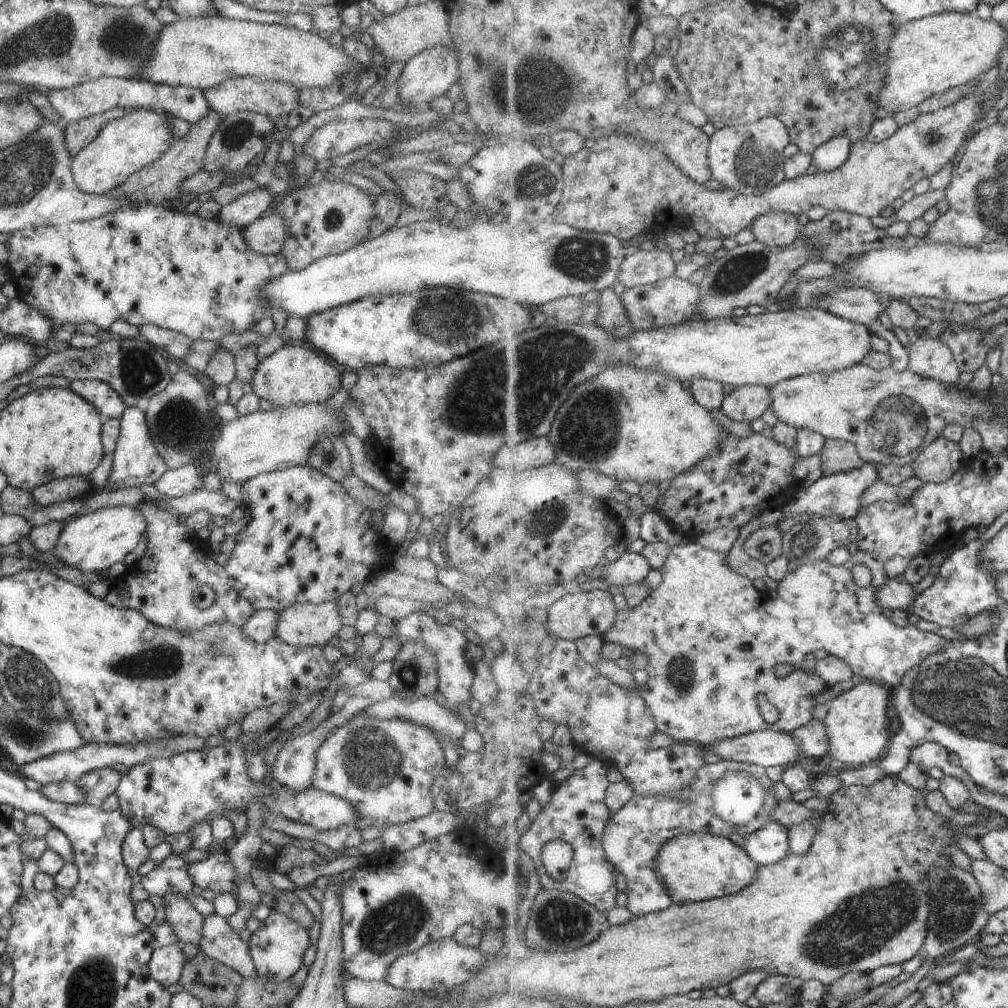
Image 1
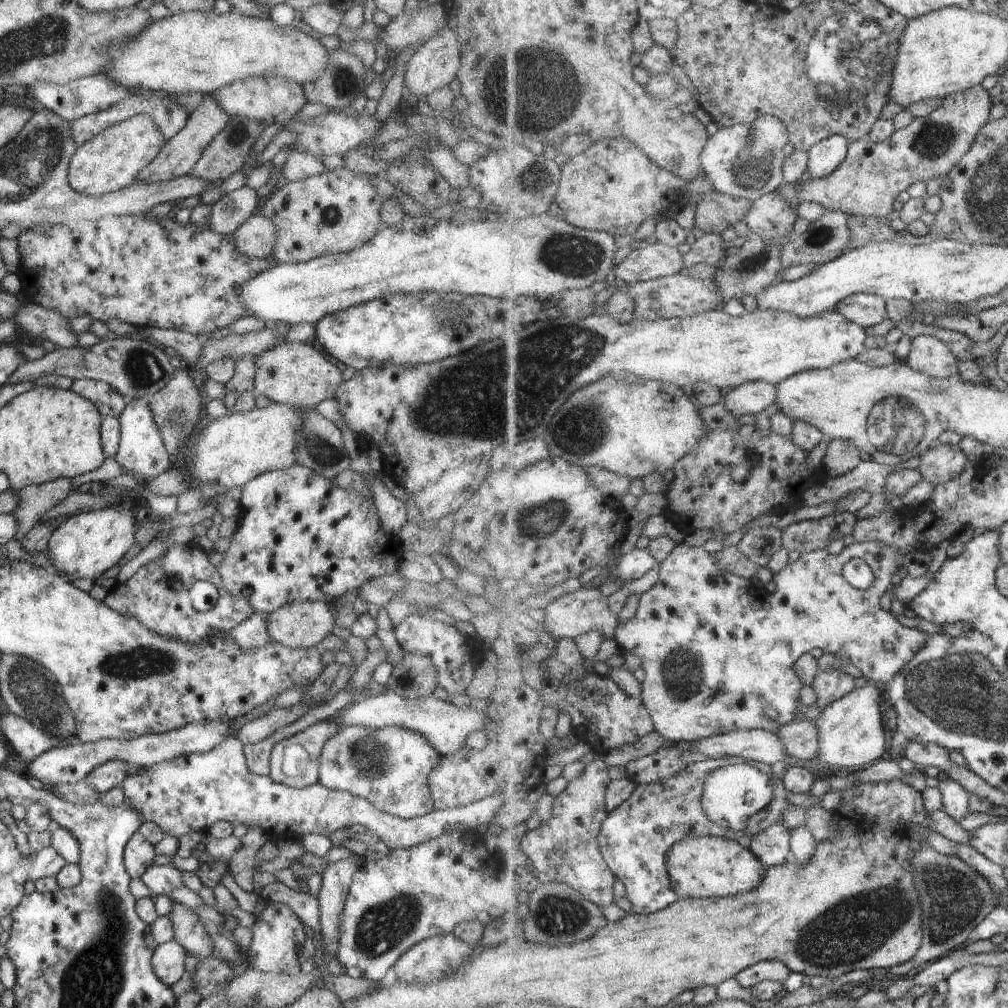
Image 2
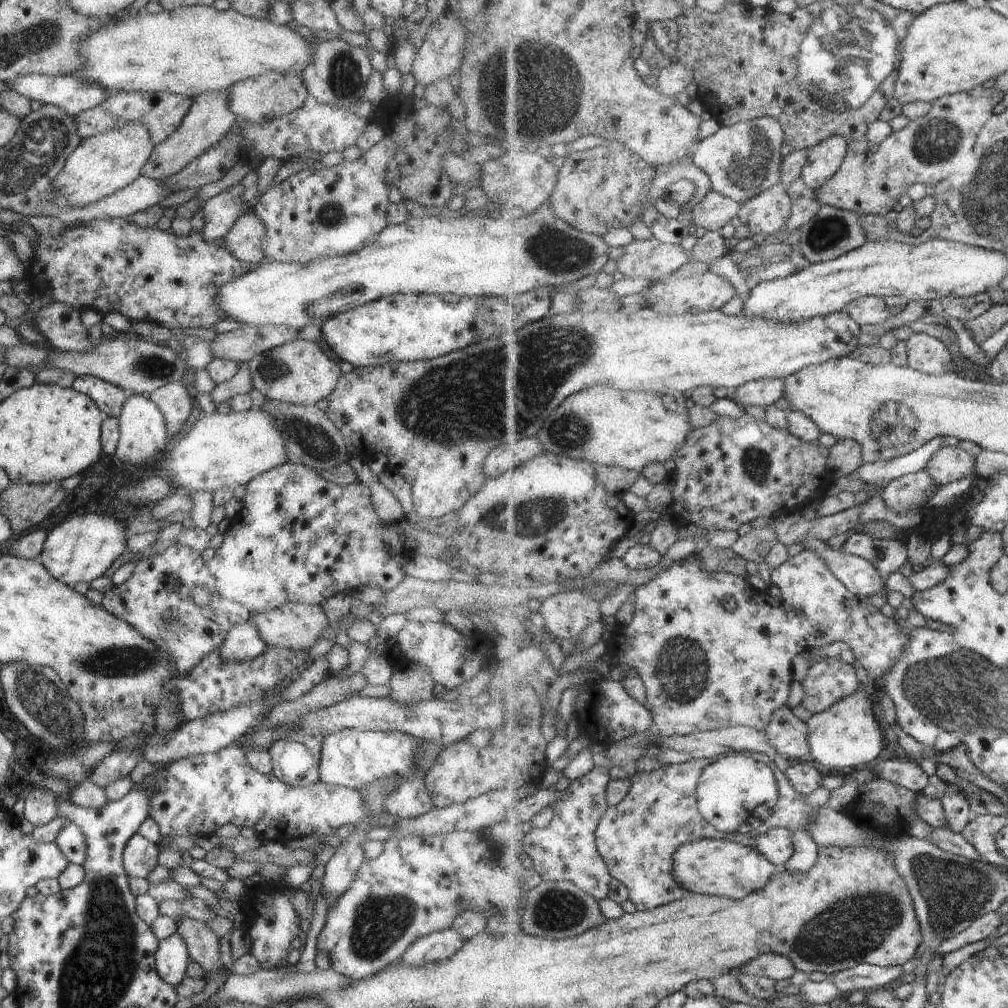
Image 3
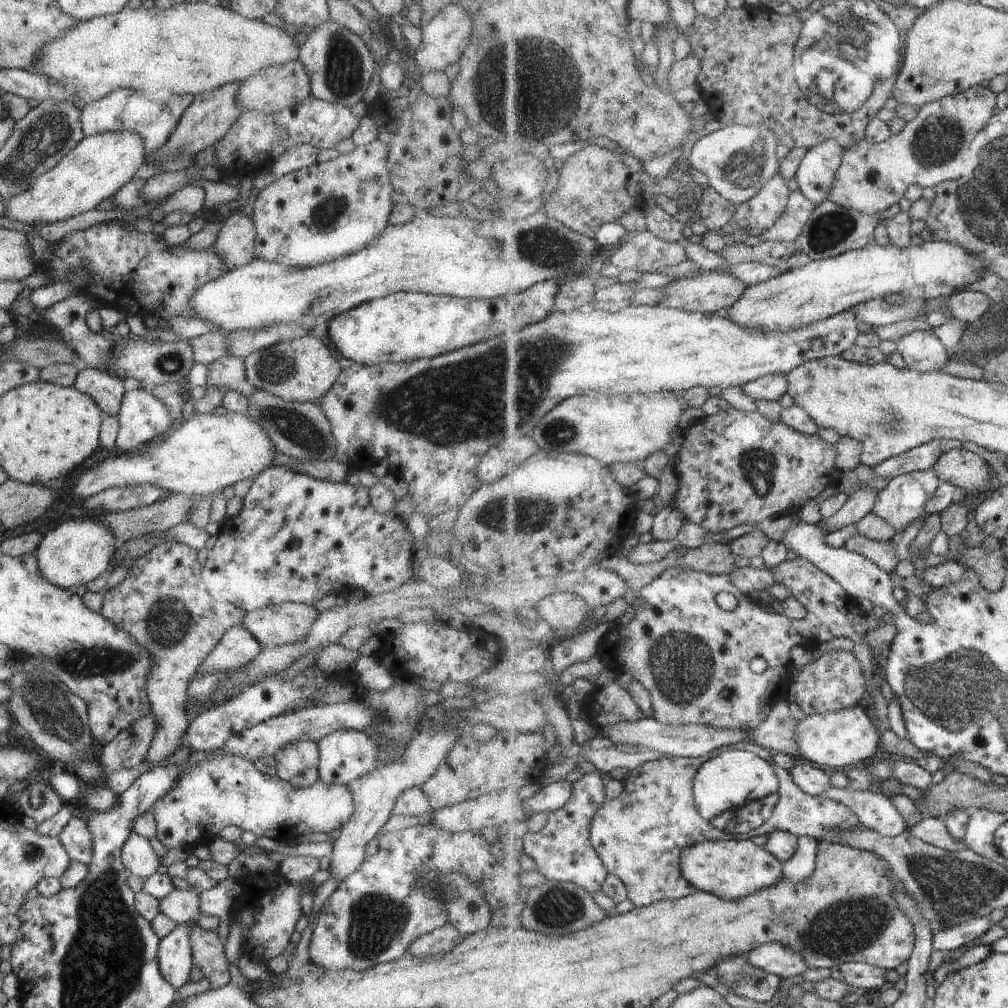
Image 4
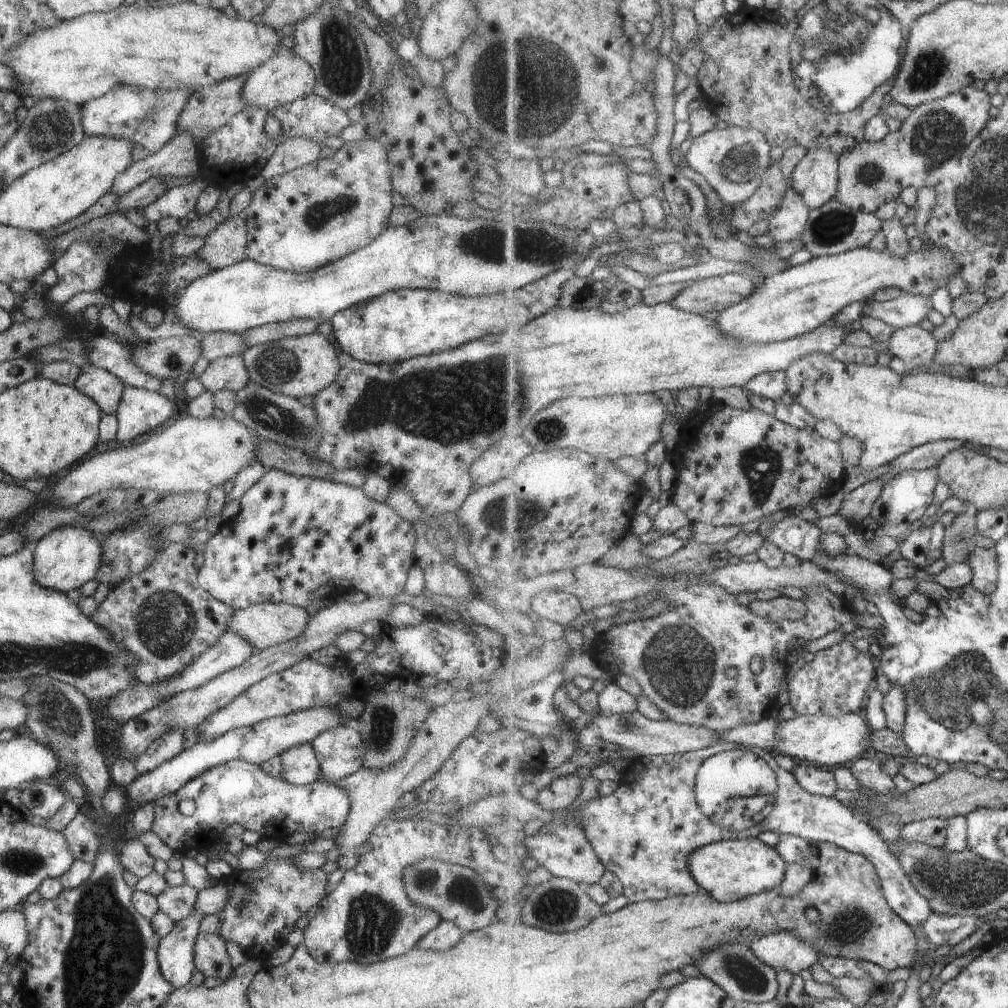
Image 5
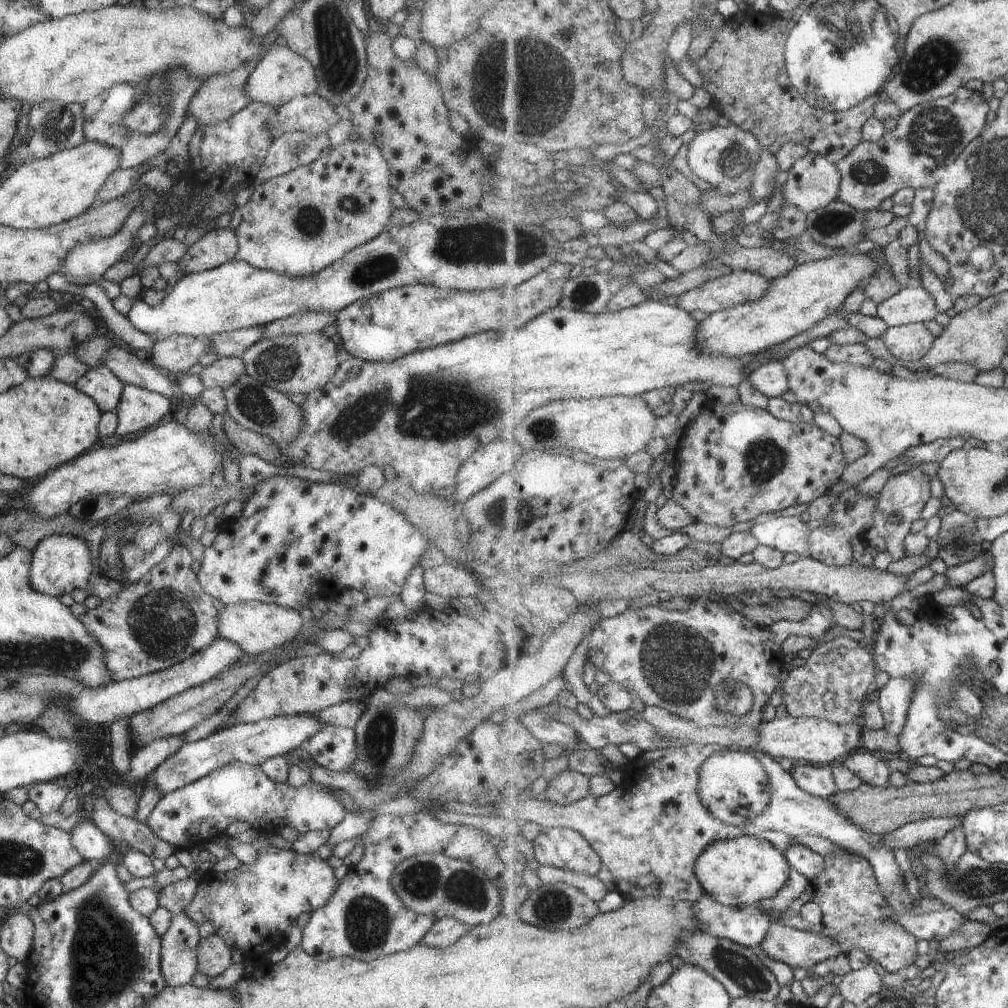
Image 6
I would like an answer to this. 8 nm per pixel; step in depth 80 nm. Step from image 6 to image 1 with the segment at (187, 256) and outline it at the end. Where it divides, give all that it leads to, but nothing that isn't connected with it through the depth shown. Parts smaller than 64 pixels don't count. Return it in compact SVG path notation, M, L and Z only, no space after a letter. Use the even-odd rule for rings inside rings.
M273 210L257 217L242 229L245 244L257 254L279 253L284 243L286 222Z

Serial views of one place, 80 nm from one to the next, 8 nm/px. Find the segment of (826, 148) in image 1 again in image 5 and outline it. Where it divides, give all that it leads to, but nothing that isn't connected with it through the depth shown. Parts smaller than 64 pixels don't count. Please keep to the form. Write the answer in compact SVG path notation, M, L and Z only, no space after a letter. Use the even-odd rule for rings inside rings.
M825 147L808 151L791 179L807 206L819 208L836 198L840 187L840 157Z

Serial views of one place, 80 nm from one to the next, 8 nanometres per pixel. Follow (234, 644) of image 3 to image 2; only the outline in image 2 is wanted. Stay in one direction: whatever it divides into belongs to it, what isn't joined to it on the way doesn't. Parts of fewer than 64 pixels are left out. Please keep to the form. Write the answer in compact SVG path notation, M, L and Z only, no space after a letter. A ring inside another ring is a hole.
M253 611L245 620L229 631L241 650L256 649L270 640L266 631L266 614Z

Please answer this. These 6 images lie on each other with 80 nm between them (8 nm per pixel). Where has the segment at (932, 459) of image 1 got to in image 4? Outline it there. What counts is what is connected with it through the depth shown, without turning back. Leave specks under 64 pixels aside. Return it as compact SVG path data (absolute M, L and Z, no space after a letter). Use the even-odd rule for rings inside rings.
M964 447L944 452L933 471L943 483L964 488L967 493L985 491L991 467L973 451Z

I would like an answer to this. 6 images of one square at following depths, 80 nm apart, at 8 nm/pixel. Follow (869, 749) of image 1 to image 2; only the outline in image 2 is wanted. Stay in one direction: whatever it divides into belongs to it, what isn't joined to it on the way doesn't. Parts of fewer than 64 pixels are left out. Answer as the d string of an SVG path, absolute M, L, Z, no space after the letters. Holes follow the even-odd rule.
M874 684L855 687L822 710L816 725L820 736L819 759L834 768L859 768L879 761L889 750L889 735L881 713L881 690Z

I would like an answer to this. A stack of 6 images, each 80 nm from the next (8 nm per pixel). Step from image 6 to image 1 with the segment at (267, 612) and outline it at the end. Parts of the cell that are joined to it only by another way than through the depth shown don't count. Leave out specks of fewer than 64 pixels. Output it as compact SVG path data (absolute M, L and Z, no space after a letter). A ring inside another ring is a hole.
M335 601L295 603L278 612L274 636L294 647L323 647L341 626Z

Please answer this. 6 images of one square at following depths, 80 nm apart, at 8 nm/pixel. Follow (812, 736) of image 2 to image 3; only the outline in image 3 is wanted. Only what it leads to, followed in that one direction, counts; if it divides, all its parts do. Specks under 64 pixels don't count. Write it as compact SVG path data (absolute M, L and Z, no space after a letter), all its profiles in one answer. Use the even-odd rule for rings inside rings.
M788 706L776 710L765 732L779 754L791 763L813 760L808 724L797 718Z

